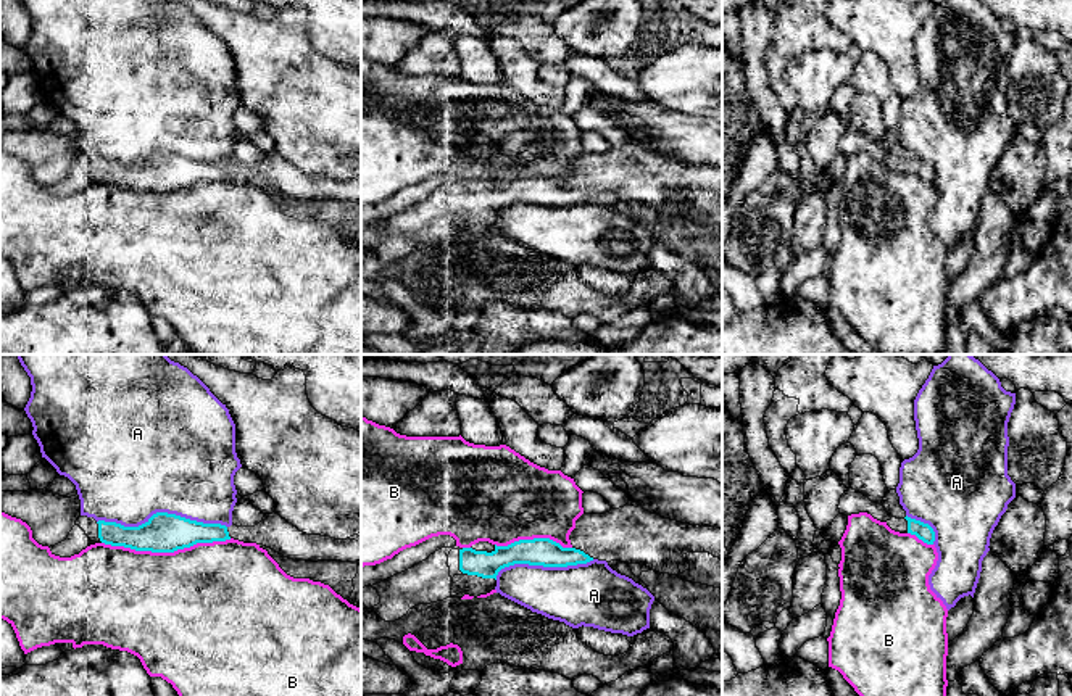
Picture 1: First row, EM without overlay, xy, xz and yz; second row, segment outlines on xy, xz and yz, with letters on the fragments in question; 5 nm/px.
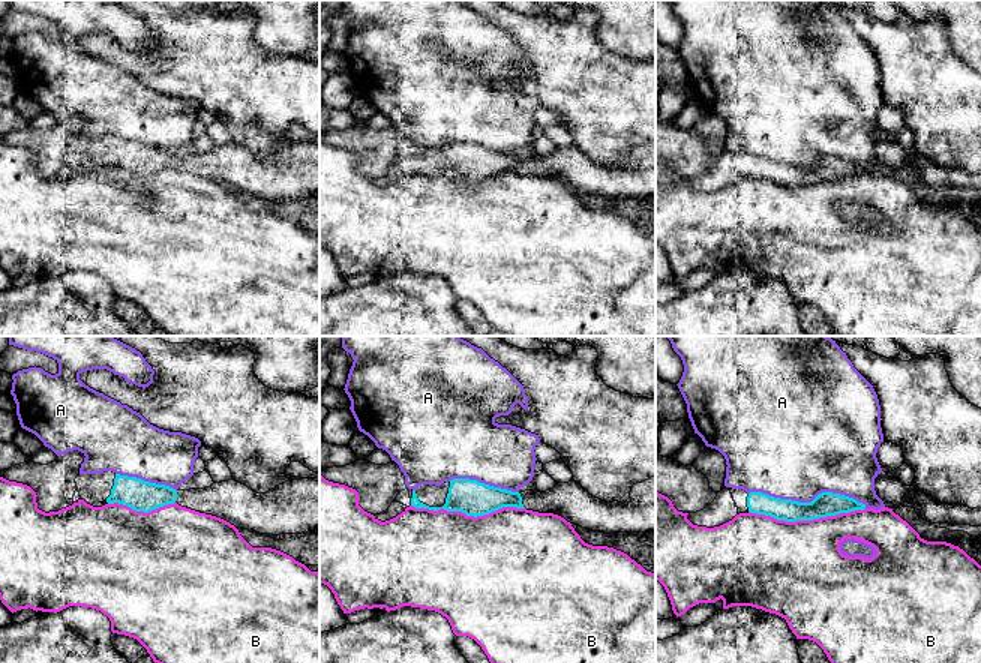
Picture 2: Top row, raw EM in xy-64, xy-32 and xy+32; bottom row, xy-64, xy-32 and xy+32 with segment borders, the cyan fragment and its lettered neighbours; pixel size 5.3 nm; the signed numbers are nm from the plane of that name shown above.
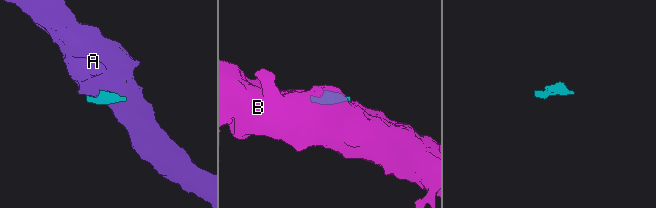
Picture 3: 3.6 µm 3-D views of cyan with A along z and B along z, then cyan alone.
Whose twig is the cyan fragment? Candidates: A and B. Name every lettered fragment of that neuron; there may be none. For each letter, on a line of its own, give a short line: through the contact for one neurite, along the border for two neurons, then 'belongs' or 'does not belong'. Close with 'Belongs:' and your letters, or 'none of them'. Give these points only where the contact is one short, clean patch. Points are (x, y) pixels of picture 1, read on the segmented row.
A: does not belong
B: does not belong
Belongs: none of them

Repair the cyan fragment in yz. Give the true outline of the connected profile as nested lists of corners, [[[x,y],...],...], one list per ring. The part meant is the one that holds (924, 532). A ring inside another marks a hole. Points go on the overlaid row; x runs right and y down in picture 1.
[[[908,516],[904,519],[891,517],[887,520],[887,525],[895,532],[916,535],[927,545],[933,545],[935,541],[935,532],[929,524],[911,519]]]

